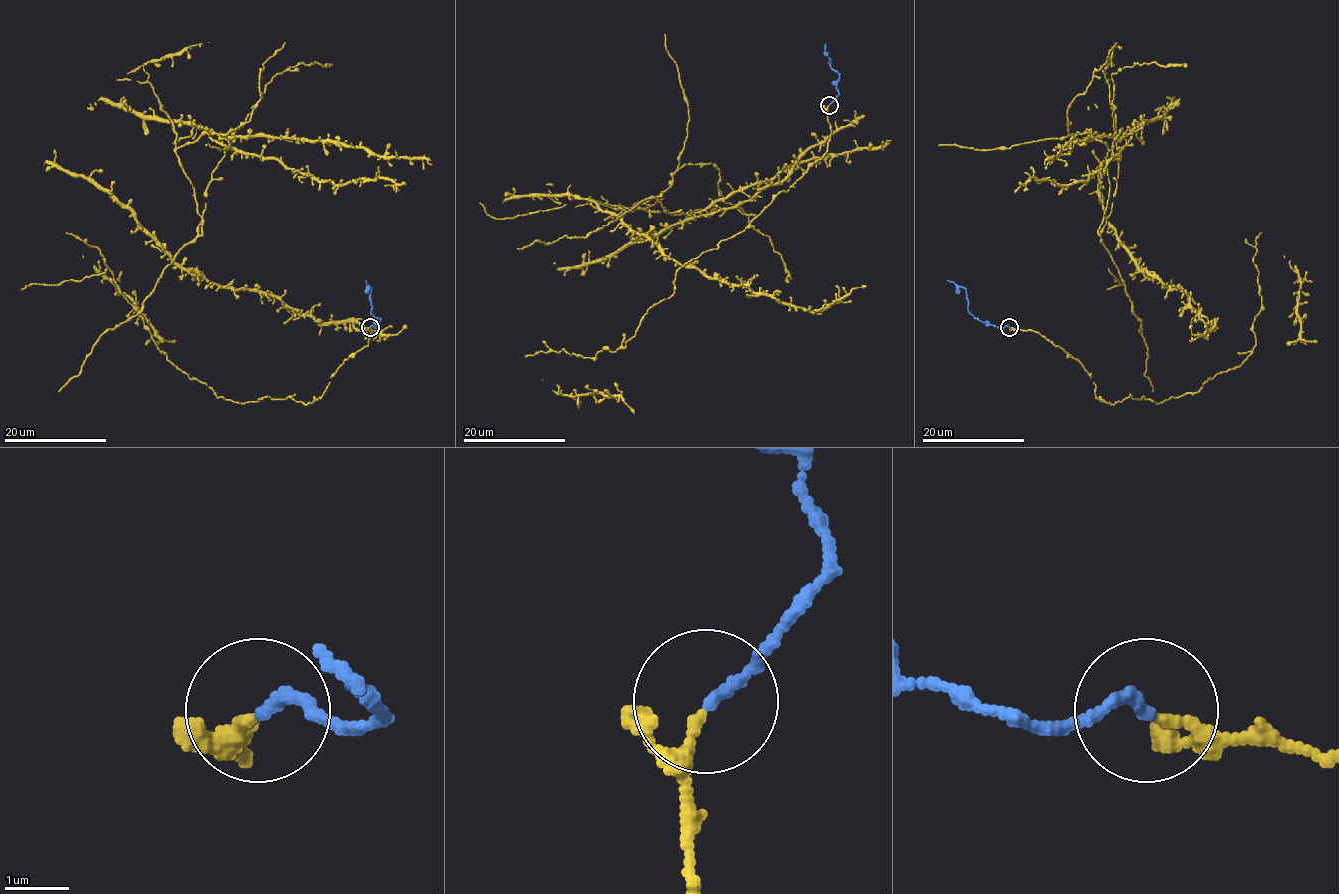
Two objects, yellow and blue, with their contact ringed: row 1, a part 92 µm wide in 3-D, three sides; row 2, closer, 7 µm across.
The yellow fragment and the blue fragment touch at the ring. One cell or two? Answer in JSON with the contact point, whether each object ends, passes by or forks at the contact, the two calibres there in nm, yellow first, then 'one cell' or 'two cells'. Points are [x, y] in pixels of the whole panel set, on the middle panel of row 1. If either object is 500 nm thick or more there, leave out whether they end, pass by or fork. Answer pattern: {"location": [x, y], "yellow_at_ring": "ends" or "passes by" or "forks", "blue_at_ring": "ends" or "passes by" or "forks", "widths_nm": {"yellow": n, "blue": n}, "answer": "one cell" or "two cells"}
{"location": [829, 105], "yellow_at_ring": "ends", "blue_at_ring": "ends", "widths_nm": {"yellow": 180, "blue": 190}, "answer": "one cell"}

